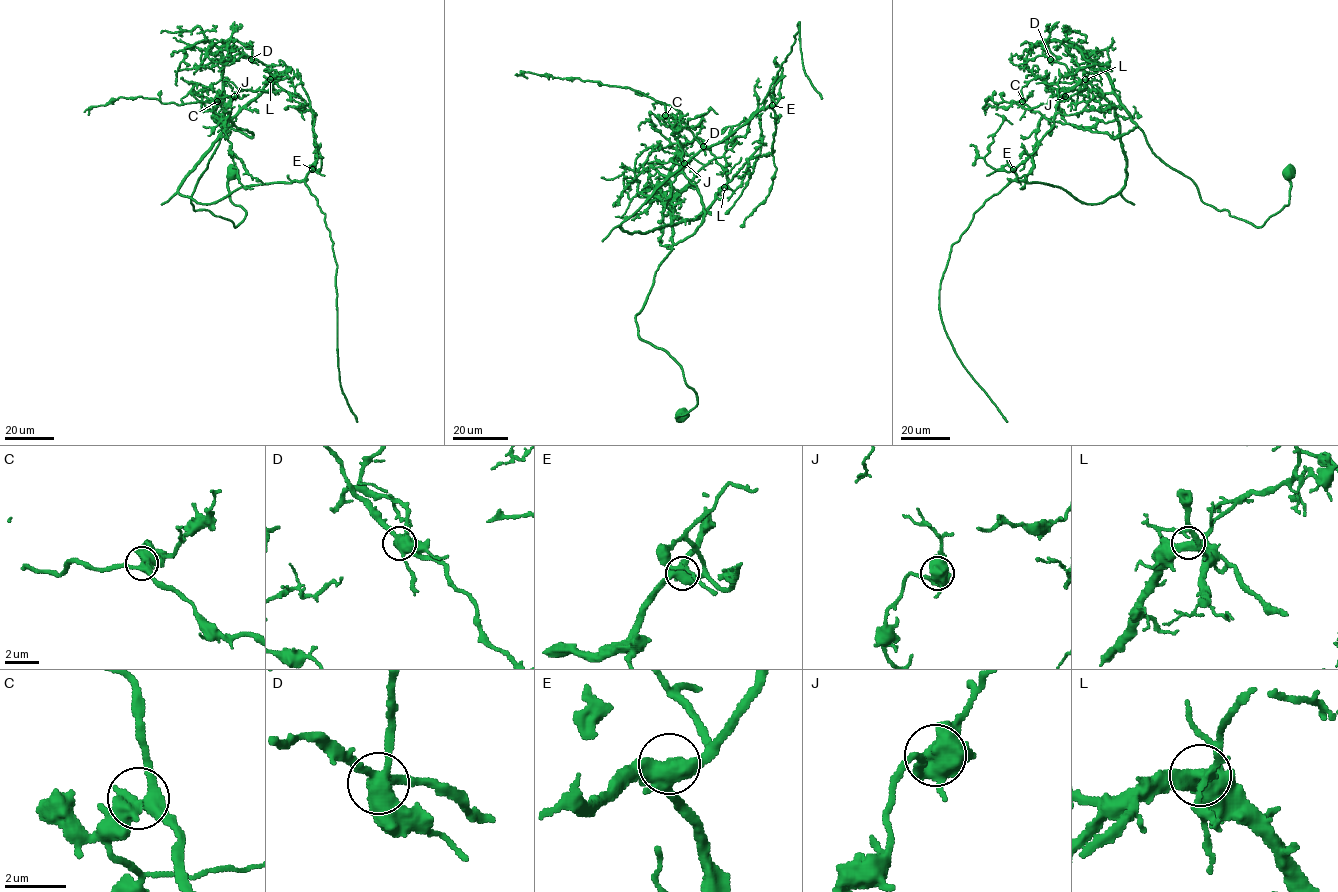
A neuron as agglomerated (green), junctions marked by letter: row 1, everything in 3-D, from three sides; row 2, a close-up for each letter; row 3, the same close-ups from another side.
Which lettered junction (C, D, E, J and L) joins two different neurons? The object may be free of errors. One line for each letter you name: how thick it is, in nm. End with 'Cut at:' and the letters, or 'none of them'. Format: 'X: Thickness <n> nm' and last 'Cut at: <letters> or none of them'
D: Thickness 480 nm
Cut at: D

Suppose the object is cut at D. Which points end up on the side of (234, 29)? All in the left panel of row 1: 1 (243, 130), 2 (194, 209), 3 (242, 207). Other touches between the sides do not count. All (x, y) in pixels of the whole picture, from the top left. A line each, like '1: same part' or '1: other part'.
1: same part
2: same part
3: same part

